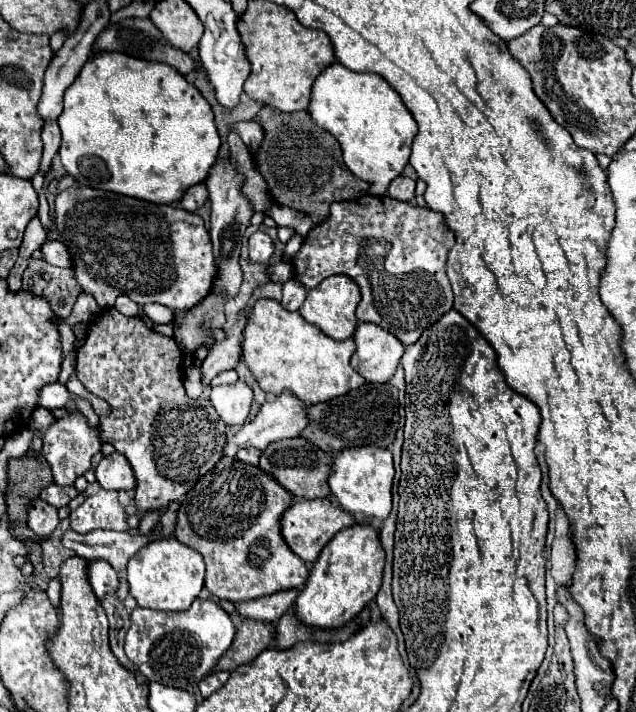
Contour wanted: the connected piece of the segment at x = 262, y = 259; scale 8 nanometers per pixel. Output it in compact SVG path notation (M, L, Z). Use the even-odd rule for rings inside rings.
M257 231L249 237L249 259L255 263L269 263L269 257L273 255L273 241L267 233Z

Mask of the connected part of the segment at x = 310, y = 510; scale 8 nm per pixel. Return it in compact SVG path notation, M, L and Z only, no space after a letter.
M323 497L323 499L303 499L303 501L297 499L289 505L289 509L281 517L281 535L283 535L285 543L289 545L289 549L297 557L301 557L307 565L311 565L319 557L321 549L329 543L329 539L337 531L341 531L345 527L351 527L351 525L355 525L355 519L347 511L343 511L339 507L333 507L333 503L327 497Z

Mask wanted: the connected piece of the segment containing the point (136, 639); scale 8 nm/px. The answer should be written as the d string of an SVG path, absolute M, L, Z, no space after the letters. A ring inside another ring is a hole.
M195 601L183 613L161 613L151 609L133 609L131 627L125 637L125 653L135 663L137 671L149 681L189 689L199 683L229 649L235 637L231 617L213 601Z

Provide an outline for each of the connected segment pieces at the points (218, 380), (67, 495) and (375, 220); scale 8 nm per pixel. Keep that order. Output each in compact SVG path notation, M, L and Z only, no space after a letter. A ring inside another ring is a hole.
M231 369L231 371L221 371L217 373L213 379L211 379L211 387L215 385L227 385L227 383L235 383L237 381L237 373Z
M51 483L47 487L43 487L41 491L41 499L51 503L53 507L65 507L73 497L77 497L77 489L71 485L71 487L61 487L57 483Z
M363 195L353 201L331 203L329 217L307 233L297 255L287 257L283 253L283 261L293 263L293 279L297 279L307 291L317 287L325 277L331 275L341 273L351 277L361 287L363 295L357 307L357 319L383 327L385 331L395 335L403 345L413 345L419 339L415 331L419 331L421 335L453 307L453 291L445 273L447 253L453 245L455 233L443 227L443 215L431 209L413 207L411 203L395 201L387 195Z

